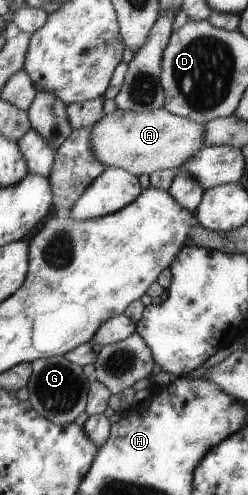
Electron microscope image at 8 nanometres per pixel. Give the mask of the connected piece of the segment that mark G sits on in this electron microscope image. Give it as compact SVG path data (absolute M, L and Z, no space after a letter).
M65 356L37 358L32 362L29 380L29 403L41 417L57 425L70 424L86 411L91 379L83 374L83 367L70 362Z

